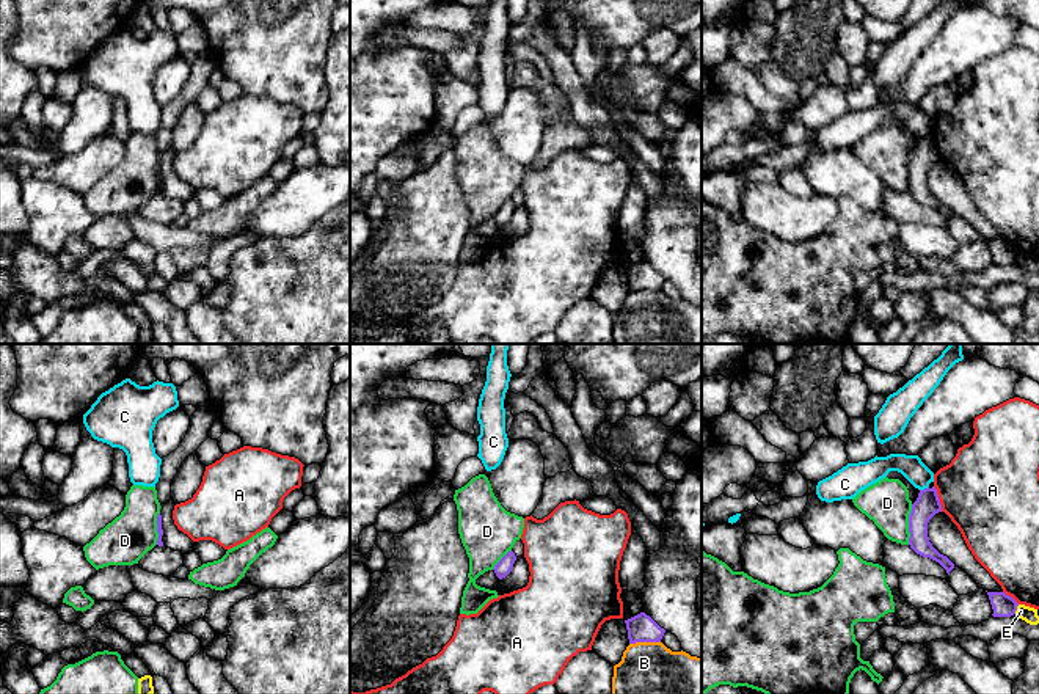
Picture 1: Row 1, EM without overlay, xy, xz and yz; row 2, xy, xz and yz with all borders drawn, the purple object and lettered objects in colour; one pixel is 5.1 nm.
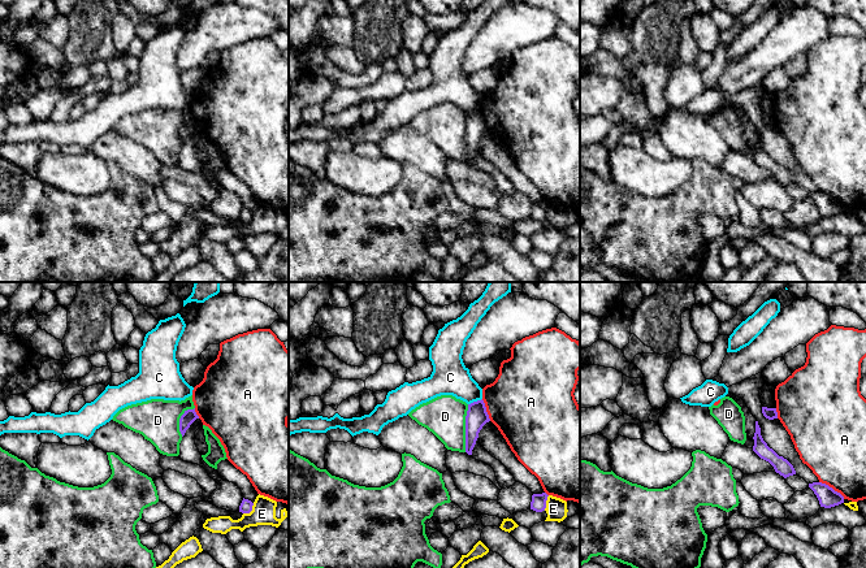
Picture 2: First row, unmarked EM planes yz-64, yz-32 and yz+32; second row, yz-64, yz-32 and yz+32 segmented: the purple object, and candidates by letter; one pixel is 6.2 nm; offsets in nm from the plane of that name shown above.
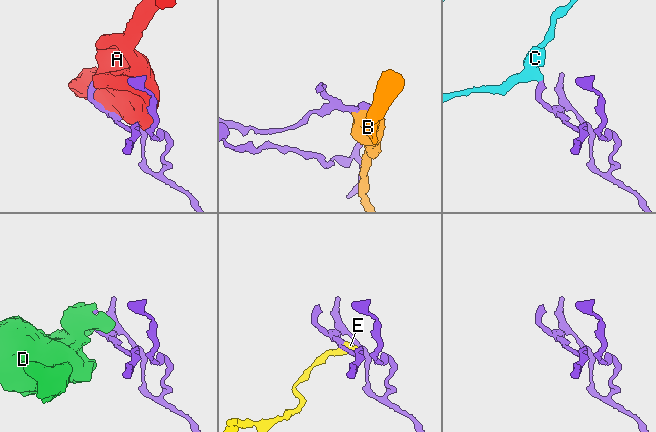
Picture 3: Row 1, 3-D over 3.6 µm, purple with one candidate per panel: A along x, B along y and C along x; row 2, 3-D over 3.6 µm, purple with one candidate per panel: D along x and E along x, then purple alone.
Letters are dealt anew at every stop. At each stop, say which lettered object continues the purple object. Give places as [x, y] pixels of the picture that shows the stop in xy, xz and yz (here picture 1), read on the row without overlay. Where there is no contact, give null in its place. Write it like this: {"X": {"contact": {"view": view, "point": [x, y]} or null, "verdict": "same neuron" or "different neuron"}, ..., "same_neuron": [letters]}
{"A": {"contact": {"view": "yz", "point": [937, 146]}, "verdict": "different neuron"}, "B": {"contact": {"view": "xz", "point": [644, 289]}, "verdict": "different neuron"}, "C": {"contact": {"view": "yz", "point": [925, 137]}, "verdict": "different neuron"}, "D": {"contact": {"view": "yz", "point": [909, 173]}, "verdict": "different neuron"}, "E": {"contact": {"view": "yz", "point": [1016, 258]}, "verdict": "different neuron"}, "same_neuron": []}

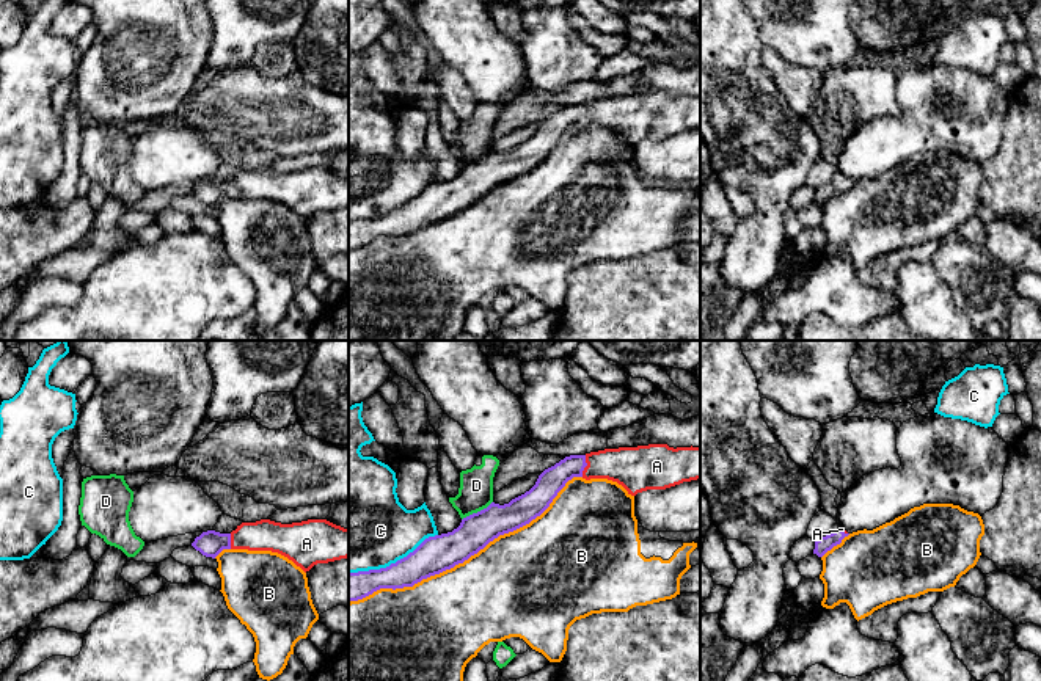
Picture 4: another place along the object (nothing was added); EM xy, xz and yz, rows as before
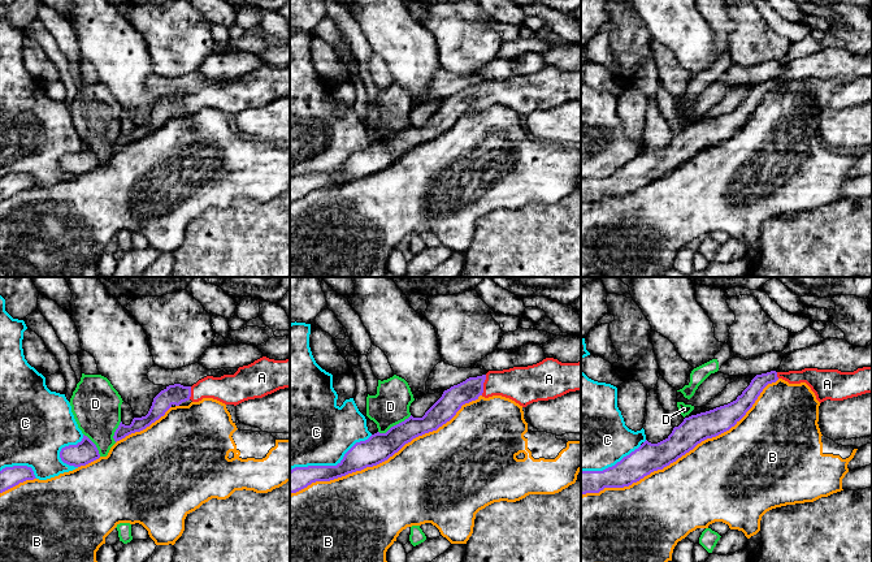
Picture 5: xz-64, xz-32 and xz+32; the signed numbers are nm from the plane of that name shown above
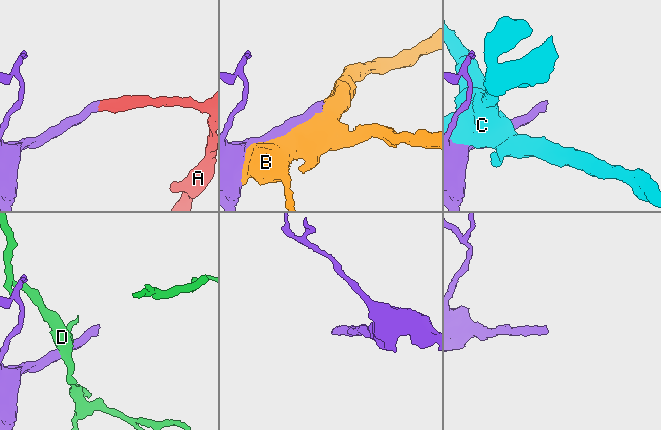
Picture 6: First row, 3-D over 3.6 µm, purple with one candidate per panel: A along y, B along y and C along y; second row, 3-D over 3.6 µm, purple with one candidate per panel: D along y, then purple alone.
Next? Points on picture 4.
{"A": {"contact": {"view": "xz", "point": [584, 115]}, "verdict": "same neuron"}, "B": {"contact": {"view": "xz", "point": [467, 207]}, "verdict": "different neuron"}, "C": {"contact": {"view": "xz", "point": [393, 212]}, "verdict": "different neuron"}, "D": {"contact": {"view": "xz", "point": [478, 160]}, "verdict": "different neuron"}, "same_neuron": ["A"]}

